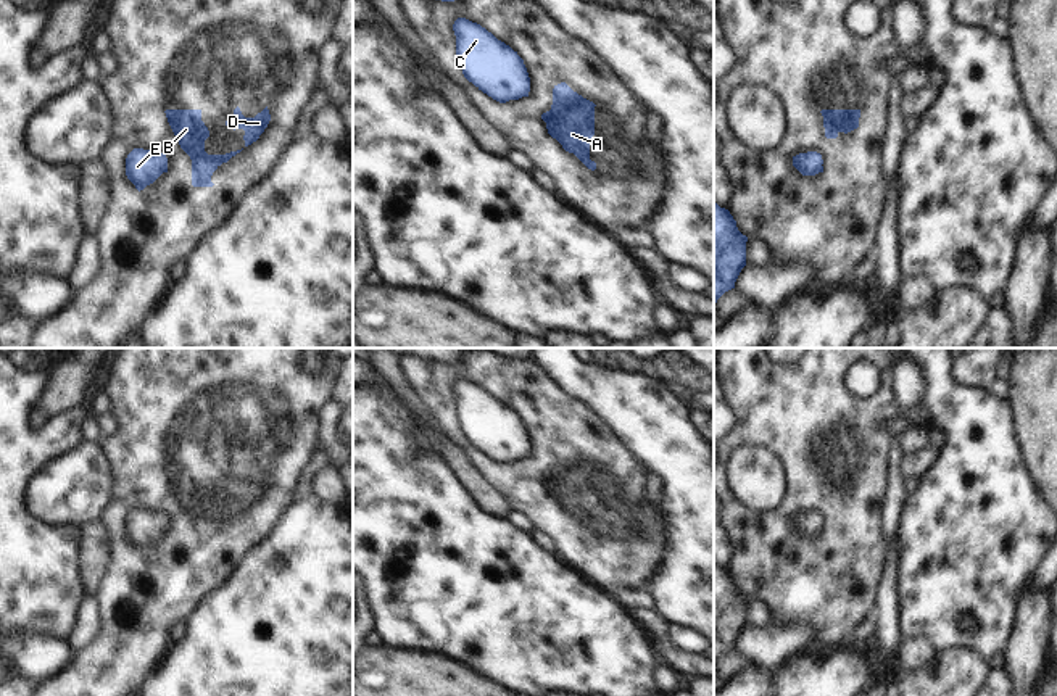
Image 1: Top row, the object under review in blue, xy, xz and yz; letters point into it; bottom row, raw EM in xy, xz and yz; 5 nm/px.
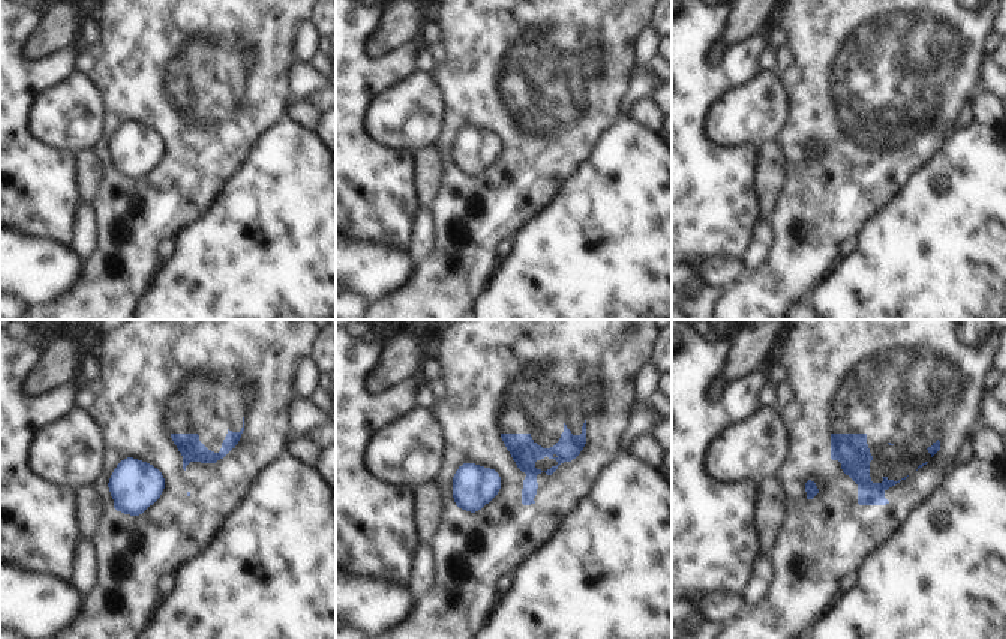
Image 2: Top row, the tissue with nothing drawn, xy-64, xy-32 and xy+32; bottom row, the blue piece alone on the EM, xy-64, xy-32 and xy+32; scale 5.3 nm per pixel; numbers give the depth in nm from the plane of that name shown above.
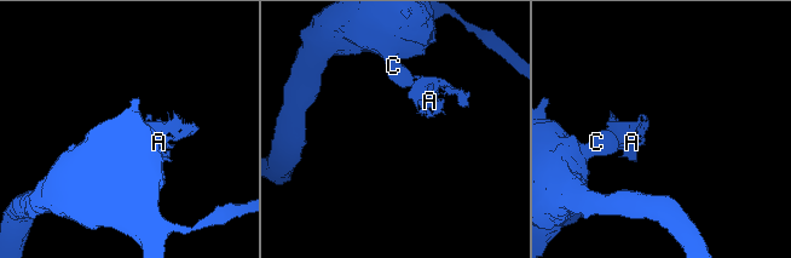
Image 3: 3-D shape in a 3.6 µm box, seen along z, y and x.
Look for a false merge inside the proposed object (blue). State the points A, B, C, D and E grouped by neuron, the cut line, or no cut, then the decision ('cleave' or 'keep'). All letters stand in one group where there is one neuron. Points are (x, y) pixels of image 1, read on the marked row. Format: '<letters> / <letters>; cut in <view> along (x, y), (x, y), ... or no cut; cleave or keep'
A B D / C E; cut in xy along (166, 165), (163, 171); cleave

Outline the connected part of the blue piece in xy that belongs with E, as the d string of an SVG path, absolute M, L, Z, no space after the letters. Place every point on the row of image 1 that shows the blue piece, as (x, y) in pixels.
M134 148L126 158L126 176L140 192L153 184L168 166L166 155L143 148Z

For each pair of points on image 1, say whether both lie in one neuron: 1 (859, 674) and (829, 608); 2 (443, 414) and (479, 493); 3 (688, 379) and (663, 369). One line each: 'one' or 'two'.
1: two
2: two
3: one

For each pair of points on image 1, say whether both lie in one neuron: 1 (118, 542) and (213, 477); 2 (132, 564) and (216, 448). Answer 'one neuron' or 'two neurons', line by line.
1: one neuron
2: one neuron

